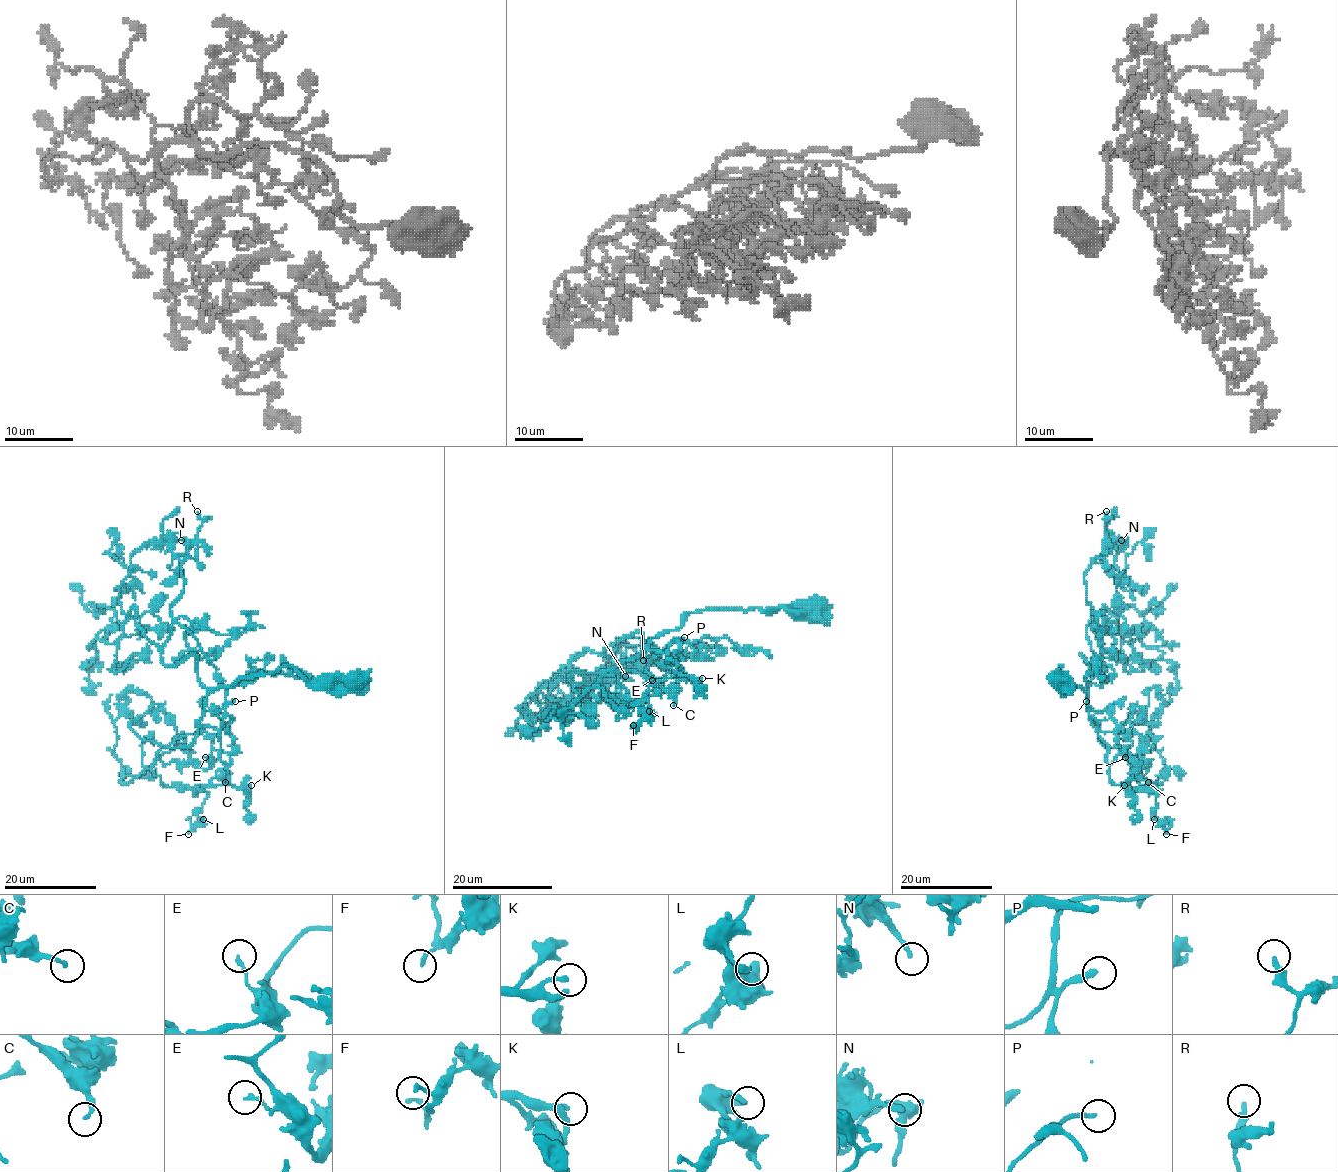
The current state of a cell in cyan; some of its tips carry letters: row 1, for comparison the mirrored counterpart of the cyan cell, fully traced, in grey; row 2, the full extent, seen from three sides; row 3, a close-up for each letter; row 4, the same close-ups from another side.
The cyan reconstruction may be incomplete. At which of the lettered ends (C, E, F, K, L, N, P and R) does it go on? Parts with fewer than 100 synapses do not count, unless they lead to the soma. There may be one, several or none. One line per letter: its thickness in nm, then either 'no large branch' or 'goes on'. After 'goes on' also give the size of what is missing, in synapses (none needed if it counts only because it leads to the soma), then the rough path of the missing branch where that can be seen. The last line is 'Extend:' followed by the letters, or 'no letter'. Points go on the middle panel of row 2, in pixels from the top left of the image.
C: 190 nm | no large branch
E: 160 nm | no large branch
F: 170 nm | no large branch
K: 180 nm | no large branch
L: 200 nm | no large branch
N: 200 nm | no large branch
P: 200 nm | goes on | 190 syn | (684, 637), (723, 641), (748, 663), (755, 663), (755, 676), (737, 687)
R: 240 nm | no large branch
Extend: P

